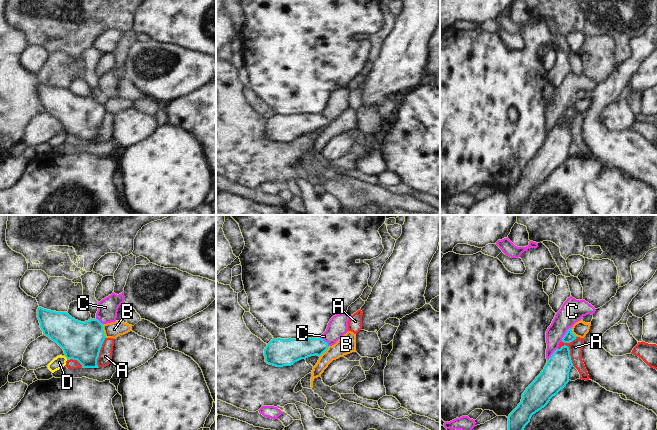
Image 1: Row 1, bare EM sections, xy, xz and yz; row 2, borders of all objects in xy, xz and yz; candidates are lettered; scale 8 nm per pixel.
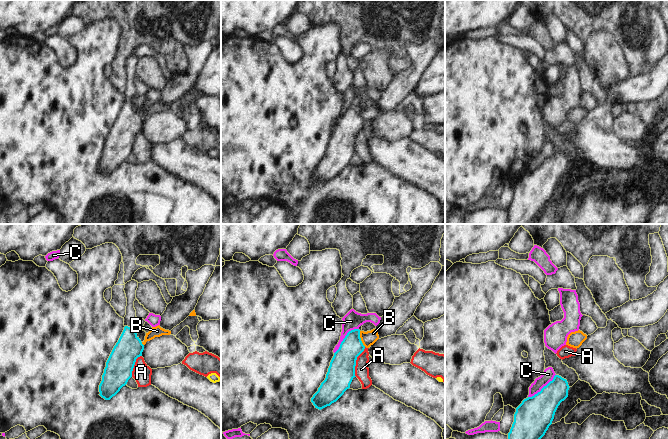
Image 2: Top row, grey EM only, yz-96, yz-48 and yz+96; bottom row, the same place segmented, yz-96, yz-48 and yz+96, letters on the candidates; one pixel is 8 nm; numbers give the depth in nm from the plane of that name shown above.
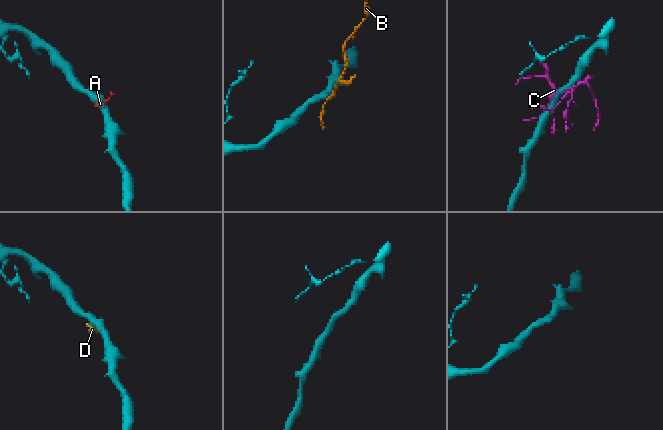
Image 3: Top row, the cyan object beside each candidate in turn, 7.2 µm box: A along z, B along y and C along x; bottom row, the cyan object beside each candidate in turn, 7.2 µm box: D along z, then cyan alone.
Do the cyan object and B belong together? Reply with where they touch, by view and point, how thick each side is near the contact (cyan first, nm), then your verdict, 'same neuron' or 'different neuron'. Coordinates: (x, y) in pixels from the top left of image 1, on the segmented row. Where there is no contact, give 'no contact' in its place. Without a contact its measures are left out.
xy (103, 331) | 320/130 nm | different neuron

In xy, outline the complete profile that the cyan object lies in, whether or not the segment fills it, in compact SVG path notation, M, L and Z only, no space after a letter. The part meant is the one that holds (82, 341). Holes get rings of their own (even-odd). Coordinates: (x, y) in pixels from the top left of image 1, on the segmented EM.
M93 271L81 276L83 295L80 302L91 314L91 319L81 322L67 312L56 312L38 307L37 318L43 335L56 342L67 360L77 360L83 368L99 368L97 359L105 340L103 324L96 318L98 301L95 291L103 276Z

